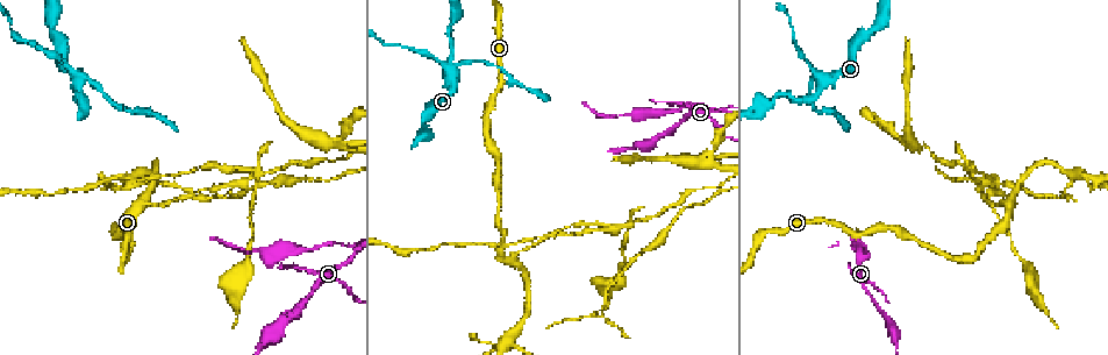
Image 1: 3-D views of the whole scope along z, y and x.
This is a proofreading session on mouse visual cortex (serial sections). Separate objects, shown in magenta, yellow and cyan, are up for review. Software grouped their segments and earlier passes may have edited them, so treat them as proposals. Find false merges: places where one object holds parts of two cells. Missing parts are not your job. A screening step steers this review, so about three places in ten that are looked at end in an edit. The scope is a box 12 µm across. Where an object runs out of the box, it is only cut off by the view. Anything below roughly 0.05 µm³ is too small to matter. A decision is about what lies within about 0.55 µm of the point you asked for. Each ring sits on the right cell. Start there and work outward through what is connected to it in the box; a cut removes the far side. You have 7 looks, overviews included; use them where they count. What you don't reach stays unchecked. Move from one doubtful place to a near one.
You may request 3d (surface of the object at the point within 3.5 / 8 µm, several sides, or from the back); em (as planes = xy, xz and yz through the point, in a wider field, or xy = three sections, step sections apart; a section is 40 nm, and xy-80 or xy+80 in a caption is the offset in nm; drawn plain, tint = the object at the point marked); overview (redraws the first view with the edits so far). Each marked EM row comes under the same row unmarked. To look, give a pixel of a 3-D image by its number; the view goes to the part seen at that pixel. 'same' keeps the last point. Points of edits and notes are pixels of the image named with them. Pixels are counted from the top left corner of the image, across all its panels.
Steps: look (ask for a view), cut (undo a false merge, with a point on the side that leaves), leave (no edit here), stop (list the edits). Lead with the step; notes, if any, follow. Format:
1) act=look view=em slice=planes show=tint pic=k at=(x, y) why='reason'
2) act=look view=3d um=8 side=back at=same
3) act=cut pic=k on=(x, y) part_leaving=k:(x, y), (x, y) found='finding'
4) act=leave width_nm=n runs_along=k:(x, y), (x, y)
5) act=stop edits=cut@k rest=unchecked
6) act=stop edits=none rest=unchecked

act=look view=3d um=8 pic=1 at=(82, 81) why='calibre changes'

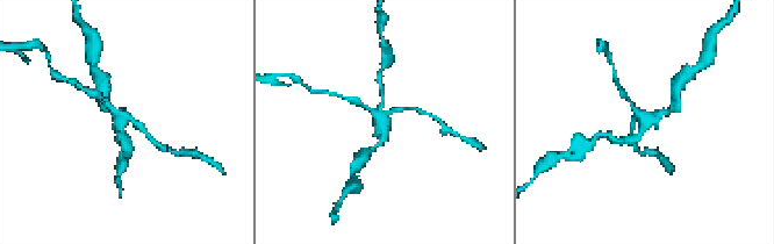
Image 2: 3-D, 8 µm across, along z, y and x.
act=look view=3d um=3.5 side=back pic=2 at=(121, 119)

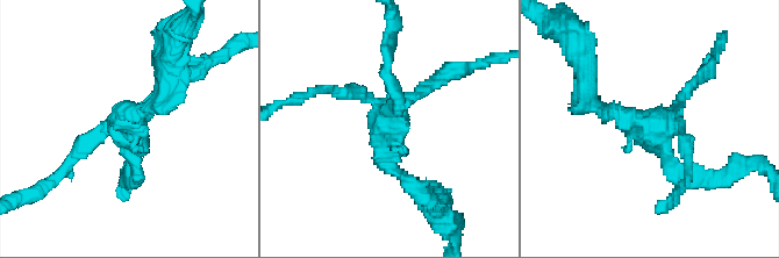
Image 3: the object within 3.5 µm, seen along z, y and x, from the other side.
act=look view=em slice=xy step=5 show=tint pic=3 at=(655, 127) why='need the tissue'

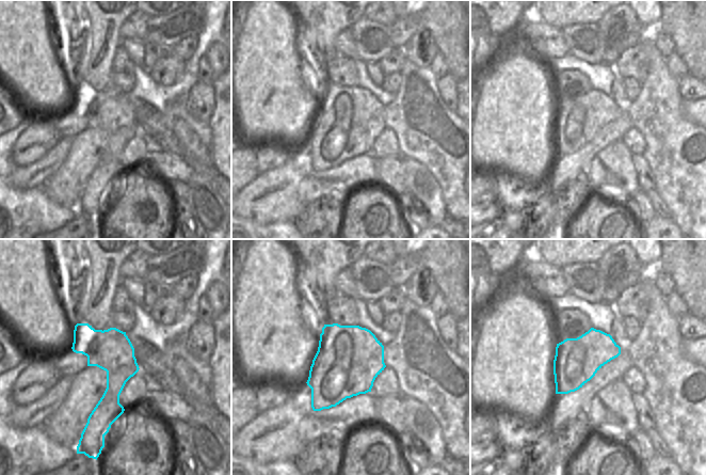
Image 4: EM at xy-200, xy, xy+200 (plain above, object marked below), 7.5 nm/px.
act=cut pic=3 on=(343, 91) width_nm=500 part_leaving=3:(371, 101), (335, 90), (292, 101) found='a second cell is stuck on'

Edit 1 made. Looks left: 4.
act=look view=overview

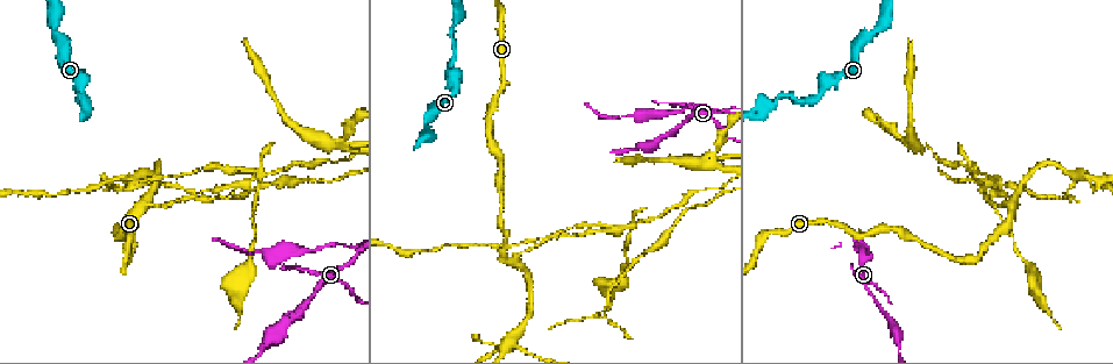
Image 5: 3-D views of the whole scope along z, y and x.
act=look view=3d um=3.5 pic=5 at=(1011, 203) why='branch point'

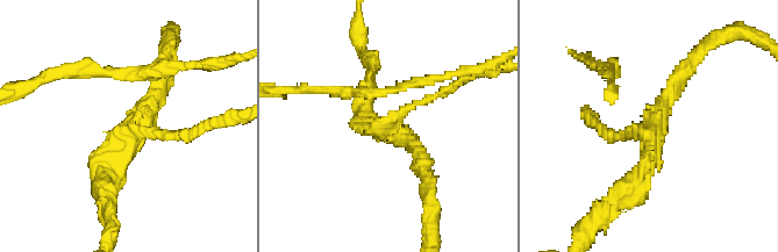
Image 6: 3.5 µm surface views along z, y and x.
act=look view=em slice=planes show=tint pic=6 at=(646, 135) why='need the tissue'

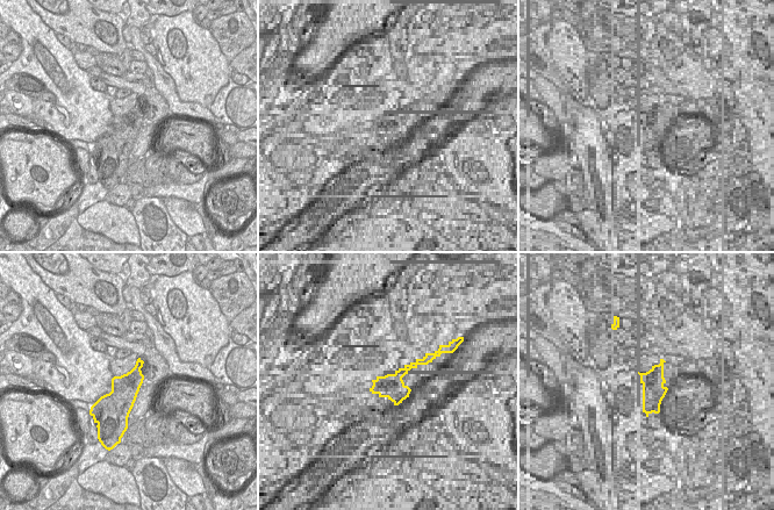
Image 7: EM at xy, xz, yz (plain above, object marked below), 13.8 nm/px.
act=look view=em slice=xy step=3 show=tint at=same

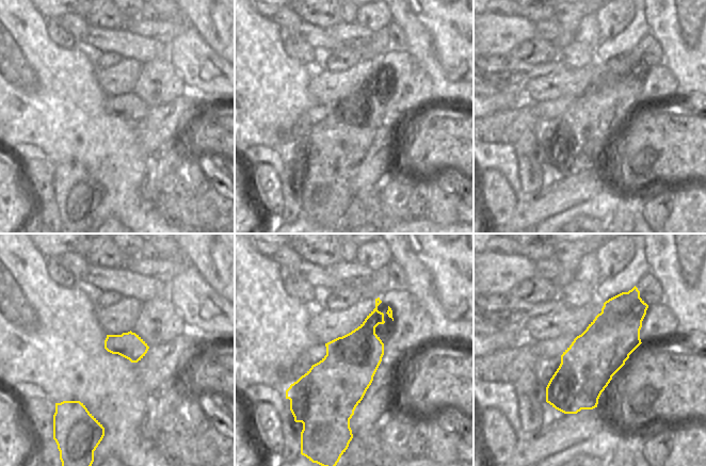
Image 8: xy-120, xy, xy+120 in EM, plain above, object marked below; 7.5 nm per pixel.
act=cut pic=6 on=(169, 136) arm_widths_nm=100,200,300 border=8:(121, 335), (114, 344), (130, 360) found='a second cell is stuck on'

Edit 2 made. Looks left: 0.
act=stop edits=cut@3,cut@6 rest=unchecked

